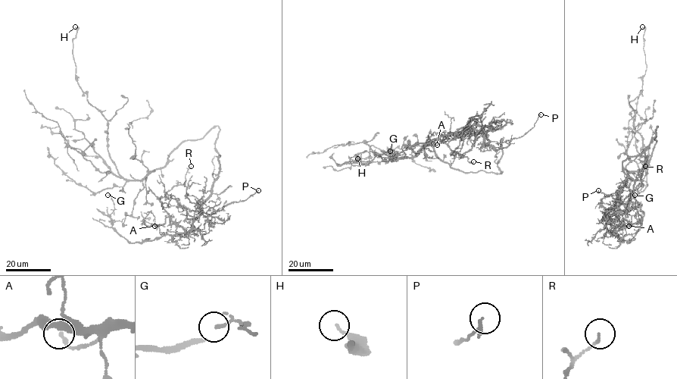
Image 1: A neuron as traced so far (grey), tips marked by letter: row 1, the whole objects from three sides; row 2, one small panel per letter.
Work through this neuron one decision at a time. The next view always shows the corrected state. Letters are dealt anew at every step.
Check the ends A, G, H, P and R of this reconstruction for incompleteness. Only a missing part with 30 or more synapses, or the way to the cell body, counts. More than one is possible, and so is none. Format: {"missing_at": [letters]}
{"missing_at": []}

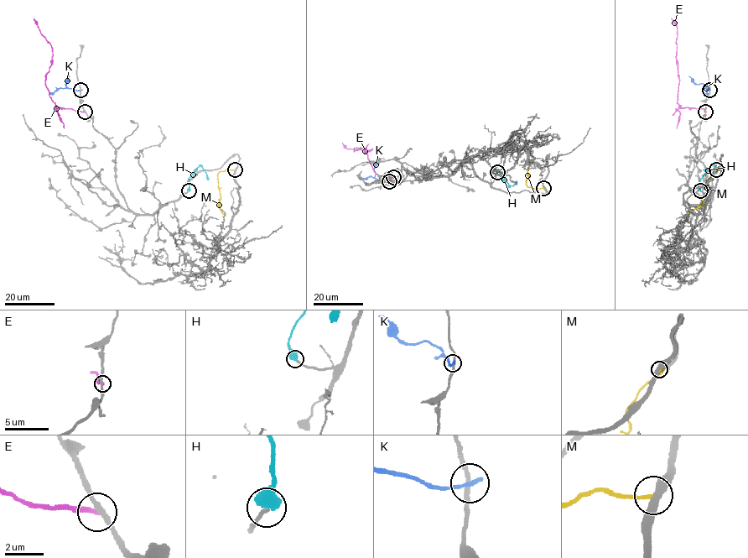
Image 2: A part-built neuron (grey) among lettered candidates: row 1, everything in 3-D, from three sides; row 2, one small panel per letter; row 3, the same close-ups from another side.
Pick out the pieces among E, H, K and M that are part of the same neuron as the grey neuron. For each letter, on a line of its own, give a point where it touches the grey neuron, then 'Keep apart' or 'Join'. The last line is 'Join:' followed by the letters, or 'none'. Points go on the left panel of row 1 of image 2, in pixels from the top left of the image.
E: Touches grey at (85, 112). Keep apart
H: Touches grey at (189, 190). Join
K: Touches grey at (80, 90). Keep apart
M: Touches grey at (235, 169). Keep apart
Join: H

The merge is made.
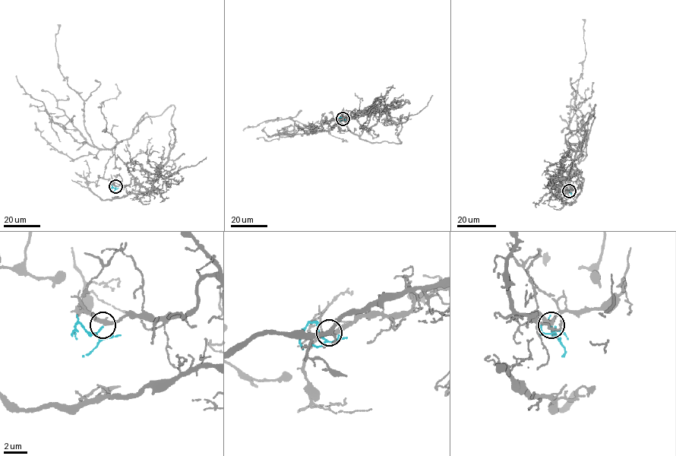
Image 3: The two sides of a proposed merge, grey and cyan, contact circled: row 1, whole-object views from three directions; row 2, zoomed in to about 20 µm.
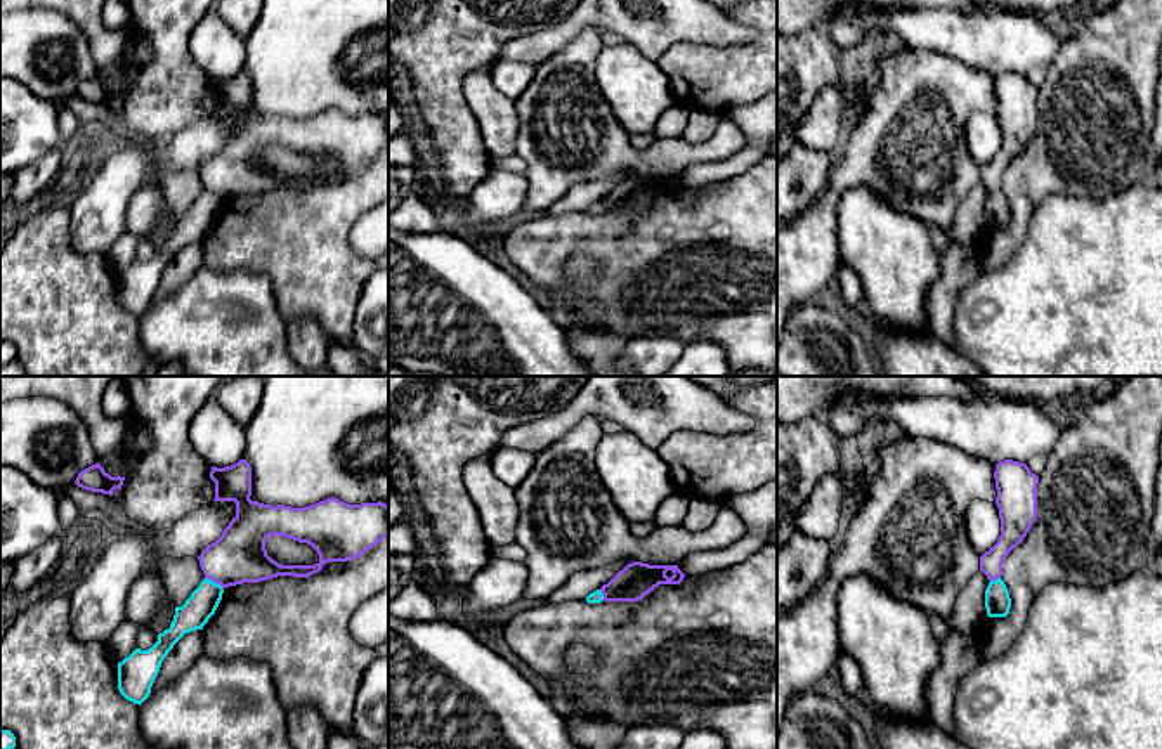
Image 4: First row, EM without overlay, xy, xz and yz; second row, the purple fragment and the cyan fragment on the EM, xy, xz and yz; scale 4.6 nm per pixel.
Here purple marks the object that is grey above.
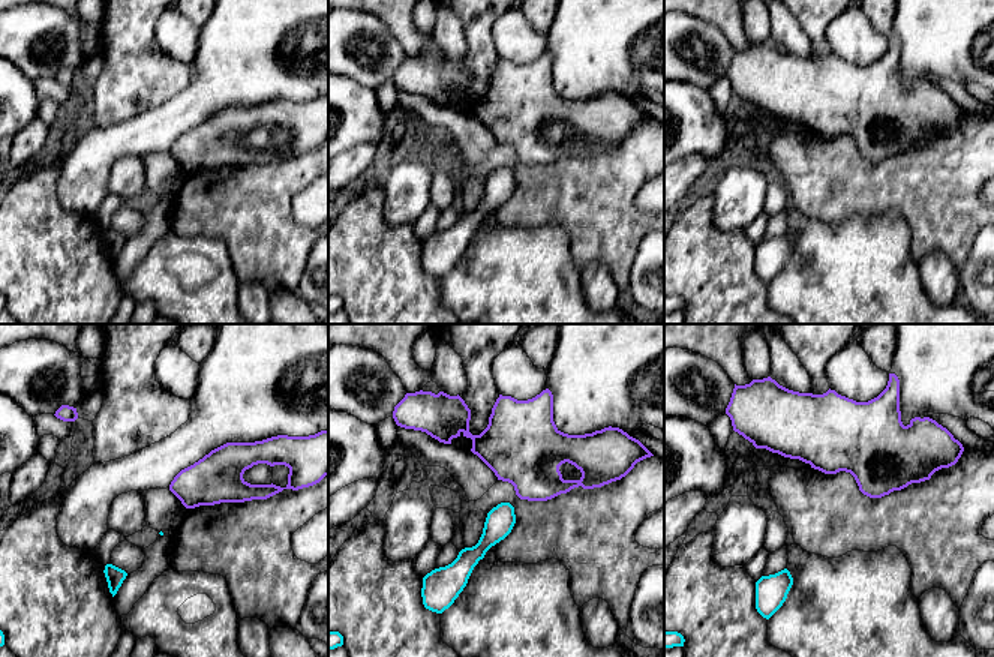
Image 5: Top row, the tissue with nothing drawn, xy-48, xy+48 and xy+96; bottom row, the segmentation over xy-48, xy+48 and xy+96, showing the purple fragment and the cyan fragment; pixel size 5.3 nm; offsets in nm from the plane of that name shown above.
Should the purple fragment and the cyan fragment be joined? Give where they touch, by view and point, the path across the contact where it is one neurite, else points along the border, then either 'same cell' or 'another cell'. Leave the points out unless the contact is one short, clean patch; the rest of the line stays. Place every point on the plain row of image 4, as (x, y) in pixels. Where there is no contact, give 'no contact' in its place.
contact xy (214, 193); border xy (205, 188), (222, 200); another cell

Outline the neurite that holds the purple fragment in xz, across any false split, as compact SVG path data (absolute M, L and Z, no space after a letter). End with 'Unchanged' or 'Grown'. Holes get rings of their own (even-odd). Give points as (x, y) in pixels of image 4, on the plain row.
M631 173L600 199L605 213L638 213L659 196L680 196L685 186L678 177Z. Unchanged

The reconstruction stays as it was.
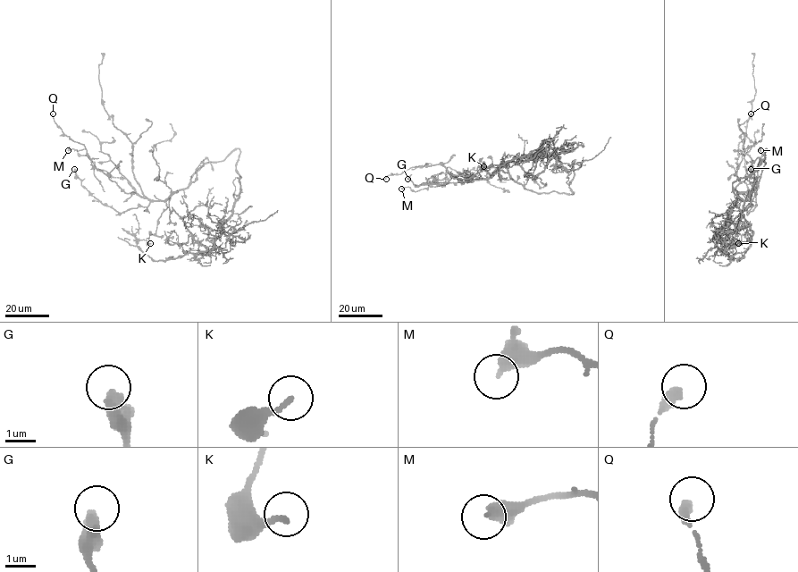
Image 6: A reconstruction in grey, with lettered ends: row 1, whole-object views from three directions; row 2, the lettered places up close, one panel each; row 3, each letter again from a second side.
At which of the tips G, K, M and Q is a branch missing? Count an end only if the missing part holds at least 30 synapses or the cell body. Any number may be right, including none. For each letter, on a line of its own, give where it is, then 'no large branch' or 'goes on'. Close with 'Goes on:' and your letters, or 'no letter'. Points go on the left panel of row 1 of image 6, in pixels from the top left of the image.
G: place (74, 169); no large branch
K: place (150, 243); no large branch
M: place (68, 150); no large branch
Q: place (53, 113); no large branch
Goes on: no letter

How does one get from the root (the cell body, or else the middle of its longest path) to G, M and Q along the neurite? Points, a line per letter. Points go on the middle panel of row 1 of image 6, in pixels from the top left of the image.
G: (560, 193), (527, 189), (503, 166), (478, 180), (467, 174), (456, 175), (444, 183), (415, 186), (407, 179)
M: (560, 193), (527, 189), (503, 166), (488, 178), (416, 191), (408, 187), (401, 189)
Q: (560, 193), (527, 189), (503, 166), (488, 178), (453, 176), (436, 164), (413, 166), (386, 179)

